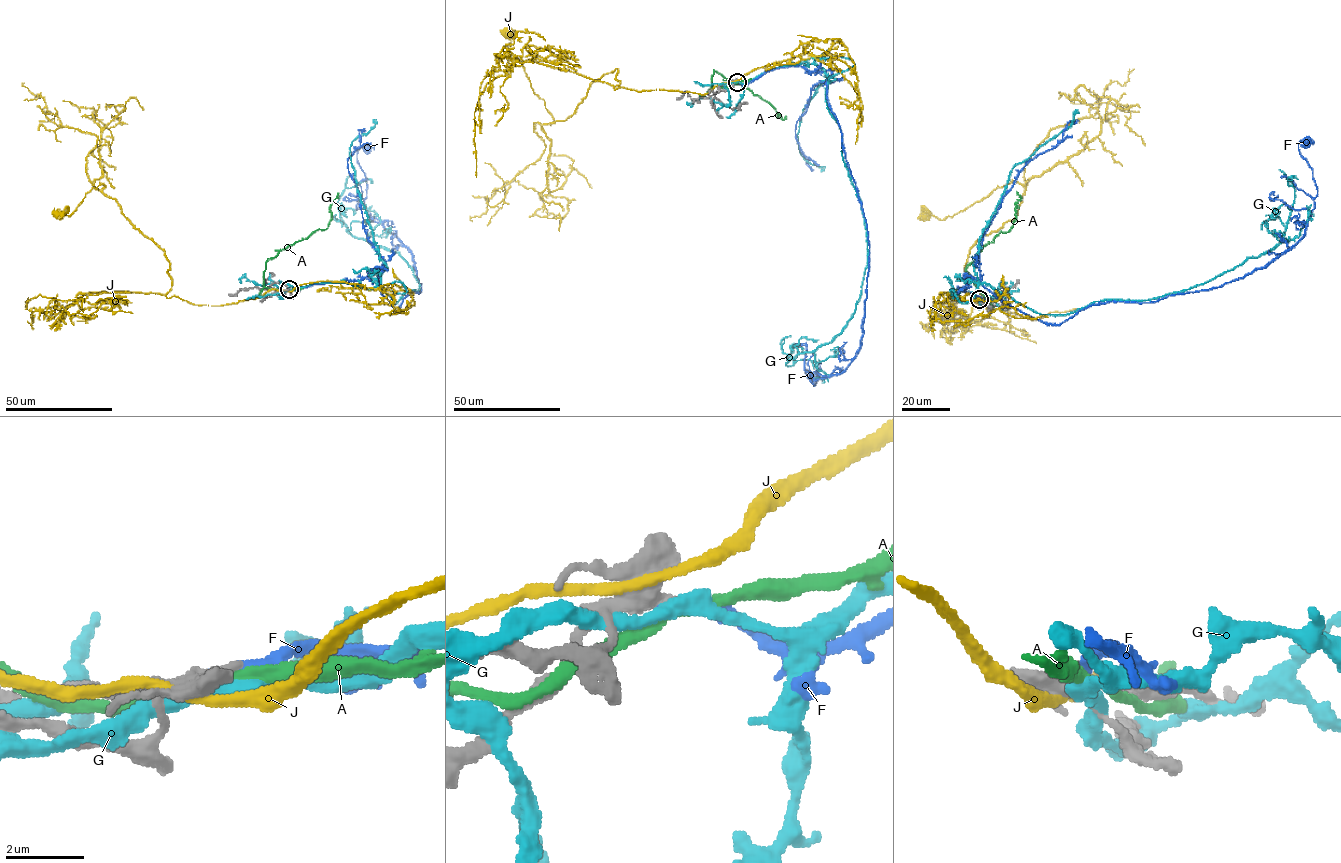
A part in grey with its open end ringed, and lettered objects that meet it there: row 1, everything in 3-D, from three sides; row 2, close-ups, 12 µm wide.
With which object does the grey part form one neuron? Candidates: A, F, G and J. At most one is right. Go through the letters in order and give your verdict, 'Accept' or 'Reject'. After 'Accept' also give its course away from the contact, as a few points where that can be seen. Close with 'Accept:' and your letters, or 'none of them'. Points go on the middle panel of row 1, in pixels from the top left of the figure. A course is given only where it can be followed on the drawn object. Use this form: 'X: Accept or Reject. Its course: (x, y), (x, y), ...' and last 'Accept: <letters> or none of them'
A: Reject
F: Accept. Its course: (736, 82), (791, 65), (831, 71), (826, 98), (869, 266), (860, 347), (814, 386), (805, 369), (814, 376)
G: Reject
J: Reject
Accept: F

